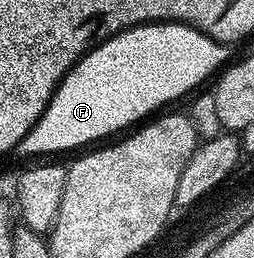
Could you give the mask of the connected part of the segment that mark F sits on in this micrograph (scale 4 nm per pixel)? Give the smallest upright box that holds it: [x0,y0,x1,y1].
[16,23,230,157]

